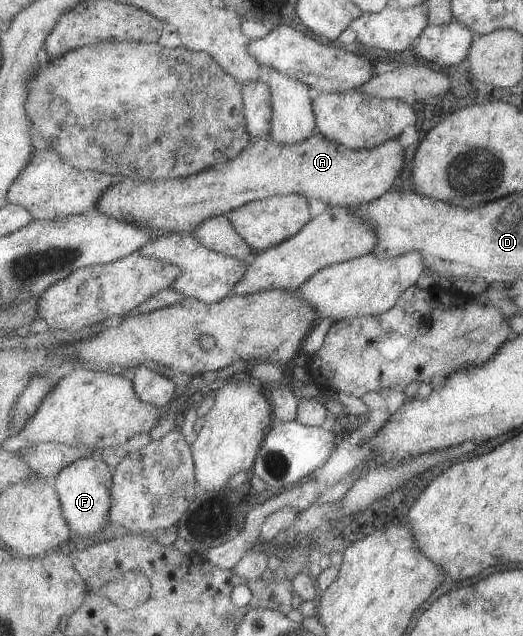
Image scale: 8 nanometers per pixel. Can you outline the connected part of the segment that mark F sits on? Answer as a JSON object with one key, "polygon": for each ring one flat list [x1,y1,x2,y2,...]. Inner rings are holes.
{"polygon":[[93,454,66,466,57,476,54,485,61,498,64,514,73,532,96,534,111,529,110,509,112,508,112,489,114,468,108,466,101,457]]}

